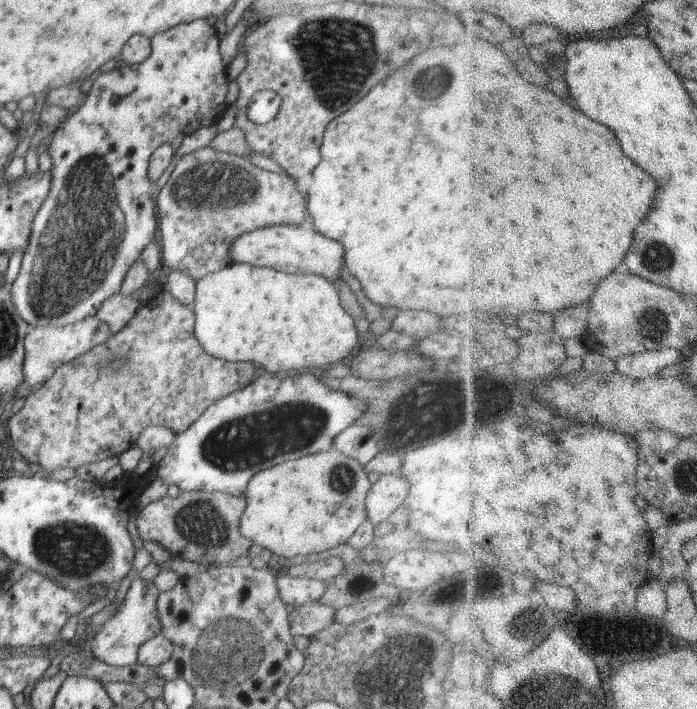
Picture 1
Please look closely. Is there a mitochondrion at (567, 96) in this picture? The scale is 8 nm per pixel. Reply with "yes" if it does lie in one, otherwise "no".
no

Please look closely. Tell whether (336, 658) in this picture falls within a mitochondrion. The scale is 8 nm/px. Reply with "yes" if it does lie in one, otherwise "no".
no

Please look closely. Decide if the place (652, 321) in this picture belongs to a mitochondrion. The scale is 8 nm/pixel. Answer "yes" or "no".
yes

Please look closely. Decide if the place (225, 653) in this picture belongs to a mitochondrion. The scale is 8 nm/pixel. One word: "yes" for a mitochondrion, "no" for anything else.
yes

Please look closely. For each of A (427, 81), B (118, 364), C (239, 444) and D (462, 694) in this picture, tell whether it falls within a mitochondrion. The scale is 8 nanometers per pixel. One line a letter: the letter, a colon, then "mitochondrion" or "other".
A: mitochondrion
B: mitochondrion
C: mitochondrion
D: other

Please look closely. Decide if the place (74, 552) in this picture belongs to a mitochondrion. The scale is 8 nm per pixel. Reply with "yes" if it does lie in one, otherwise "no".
yes

